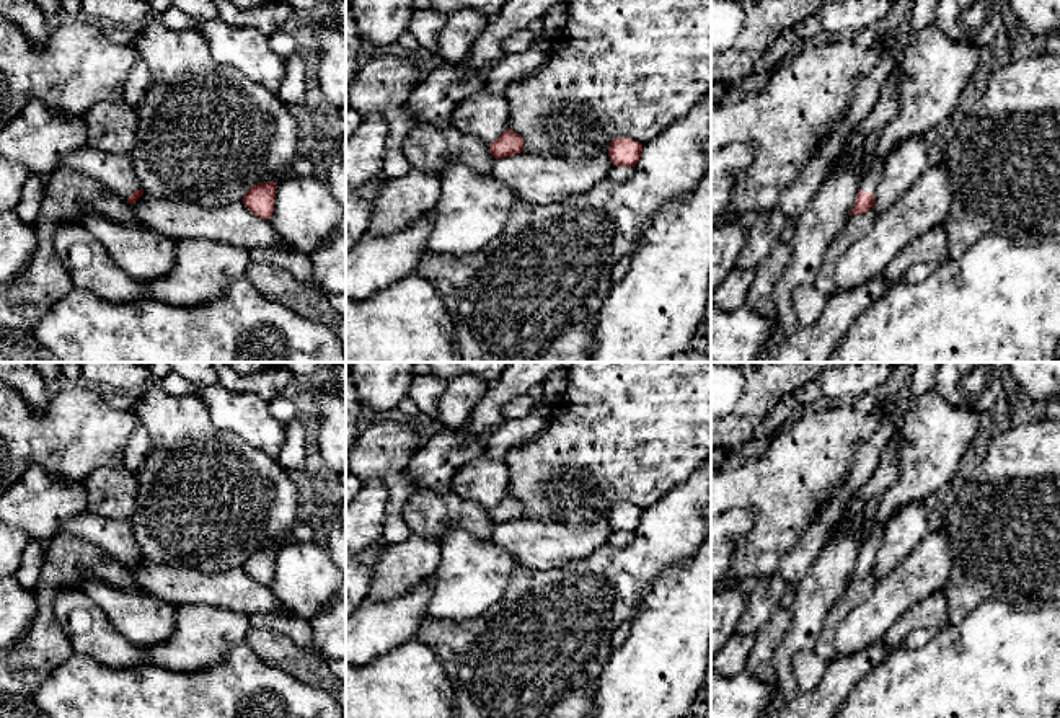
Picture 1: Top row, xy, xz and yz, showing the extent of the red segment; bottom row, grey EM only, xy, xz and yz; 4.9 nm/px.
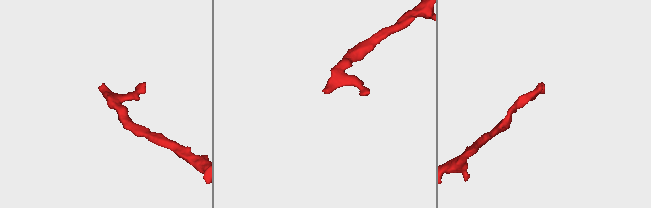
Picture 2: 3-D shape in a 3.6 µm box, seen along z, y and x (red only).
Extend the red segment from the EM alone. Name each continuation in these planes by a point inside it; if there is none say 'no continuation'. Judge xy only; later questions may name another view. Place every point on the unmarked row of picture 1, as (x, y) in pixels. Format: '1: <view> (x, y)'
1: xy (116, 537)

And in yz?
1: yz (870, 547)

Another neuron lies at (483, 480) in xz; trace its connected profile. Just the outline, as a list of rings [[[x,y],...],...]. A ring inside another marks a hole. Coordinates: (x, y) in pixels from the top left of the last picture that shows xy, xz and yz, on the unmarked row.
[[[478,457],[457,470],[452,491],[491,509],[509,493],[509,468],[504,460]]]

